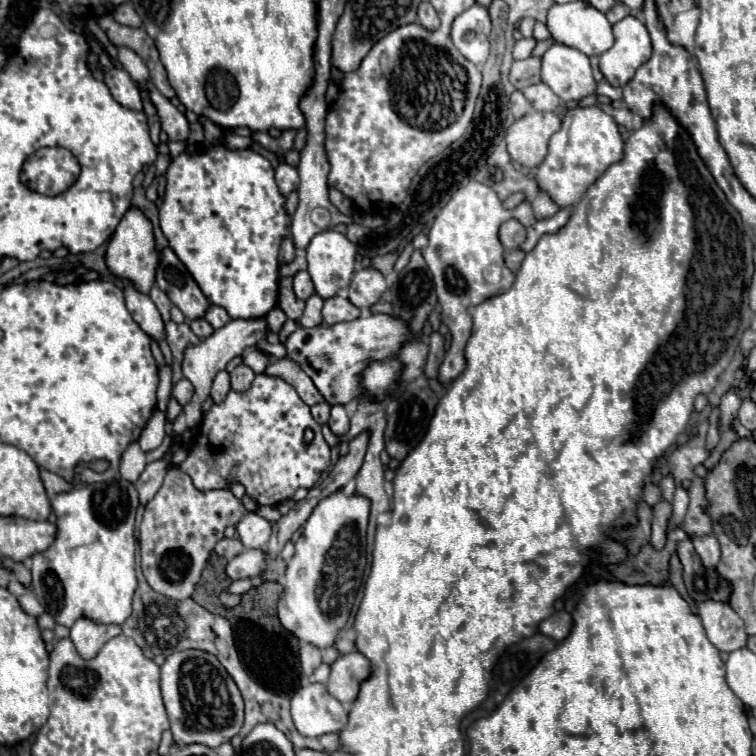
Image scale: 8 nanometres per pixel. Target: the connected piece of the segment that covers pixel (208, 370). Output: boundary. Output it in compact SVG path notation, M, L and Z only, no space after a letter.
M266 316L262 318L252 318L252 320L244 320L244 318L236 318L236 320L230 320L224 328L216 330L212 336L204 338L200 344L196 346L190 346L186 348L184 352L184 362L182 362L182 370L184 370L184 376L194 384L194 398L190 404L184 406L182 414L174 420L172 424L172 432L174 432L174 438L172 438L172 444L174 442L182 442L182 434L184 430L192 428L194 424L200 424L202 420L202 414L200 414L200 404L208 398L210 394L210 386L212 386L212 378L226 368L226 364L240 356L246 348L254 348L260 340L264 340L268 336L268 324L266 324Z

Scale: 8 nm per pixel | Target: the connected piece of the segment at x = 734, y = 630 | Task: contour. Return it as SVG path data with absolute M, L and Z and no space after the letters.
M704 600L698 604L698 616L704 624L708 640L720 652L734 652L746 646L746 630L742 618L730 608L730 604L720 604L718 600Z

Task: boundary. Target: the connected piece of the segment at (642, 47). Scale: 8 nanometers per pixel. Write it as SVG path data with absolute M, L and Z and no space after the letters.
M626 16L614 24L614 46L600 56L600 72L610 86L624 86L634 72L652 56L652 44L644 24Z

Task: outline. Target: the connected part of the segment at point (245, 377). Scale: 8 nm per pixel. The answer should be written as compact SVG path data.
M244 364L236 366L236 370L230 374L232 390L236 390L236 392L244 392L244 390L248 390L250 384L252 384L252 380L254 380L254 376L256 376L256 374L254 374L248 366L244 366Z

